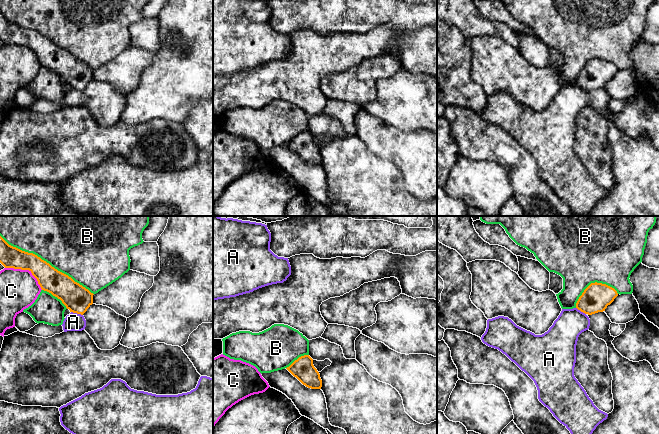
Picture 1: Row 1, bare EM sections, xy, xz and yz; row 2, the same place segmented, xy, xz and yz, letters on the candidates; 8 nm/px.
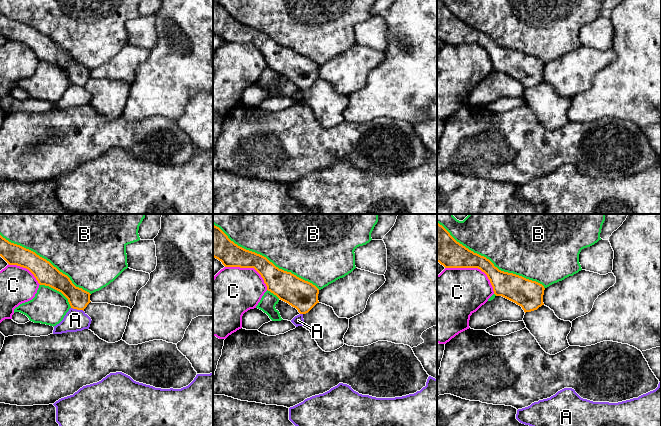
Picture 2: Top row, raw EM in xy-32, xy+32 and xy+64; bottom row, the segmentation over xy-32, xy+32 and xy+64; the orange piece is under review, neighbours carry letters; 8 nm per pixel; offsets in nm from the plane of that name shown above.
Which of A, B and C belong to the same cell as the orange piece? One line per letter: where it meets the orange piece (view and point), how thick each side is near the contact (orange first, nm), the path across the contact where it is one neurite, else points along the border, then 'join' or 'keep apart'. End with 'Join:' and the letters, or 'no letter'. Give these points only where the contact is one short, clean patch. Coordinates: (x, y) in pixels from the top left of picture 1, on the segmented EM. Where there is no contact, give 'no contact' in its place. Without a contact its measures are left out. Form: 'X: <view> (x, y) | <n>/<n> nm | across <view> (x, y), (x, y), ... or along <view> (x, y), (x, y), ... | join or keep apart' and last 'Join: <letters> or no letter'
A: xy (77, 313) | 220/140 nm | keep apart
B: xy (46, 262) | 200/500 nm | keep apart
C: xy (26, 269) | 190/320 nm | keep apart
Join: no letter

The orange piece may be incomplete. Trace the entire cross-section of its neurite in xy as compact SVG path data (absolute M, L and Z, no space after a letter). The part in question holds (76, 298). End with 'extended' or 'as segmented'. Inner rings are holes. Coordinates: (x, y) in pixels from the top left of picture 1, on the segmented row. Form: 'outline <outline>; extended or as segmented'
outline M0 236L0 263L5 268L29 270L41 289L62 301L70 312L83 315L93 304L93 293L33 253L9 245Z; as segmented

